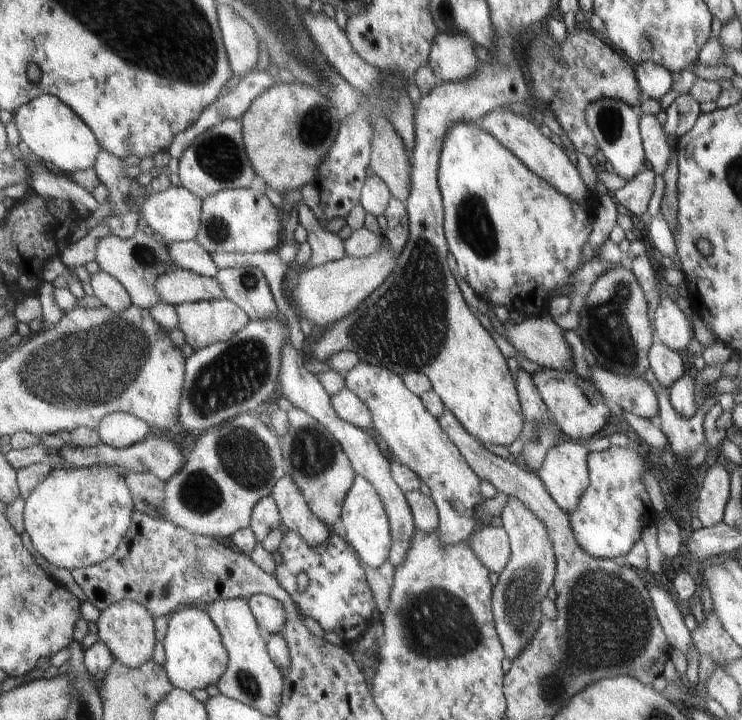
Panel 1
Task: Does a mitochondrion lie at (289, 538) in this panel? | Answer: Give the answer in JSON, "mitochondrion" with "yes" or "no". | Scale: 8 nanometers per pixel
{"mitochondrion":"no"}

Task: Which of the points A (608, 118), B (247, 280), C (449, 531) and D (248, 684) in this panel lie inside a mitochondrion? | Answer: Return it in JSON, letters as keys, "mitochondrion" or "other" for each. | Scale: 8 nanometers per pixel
{"A":"mitochondrion","B":"mitochondrion","C":"other","D":"mitochondrion"}

